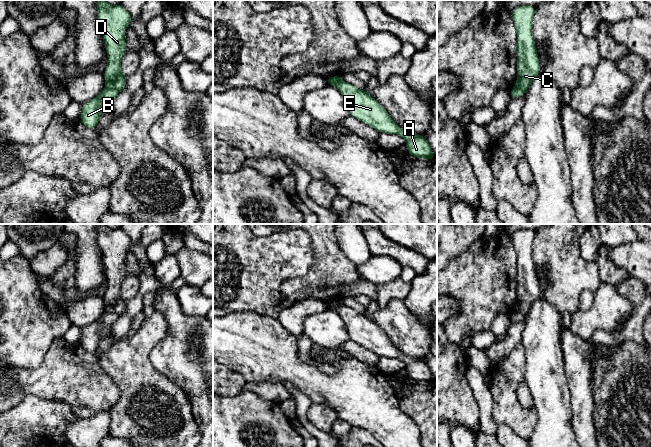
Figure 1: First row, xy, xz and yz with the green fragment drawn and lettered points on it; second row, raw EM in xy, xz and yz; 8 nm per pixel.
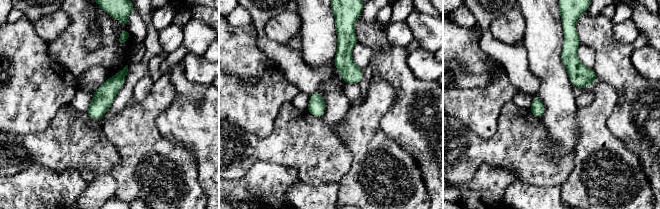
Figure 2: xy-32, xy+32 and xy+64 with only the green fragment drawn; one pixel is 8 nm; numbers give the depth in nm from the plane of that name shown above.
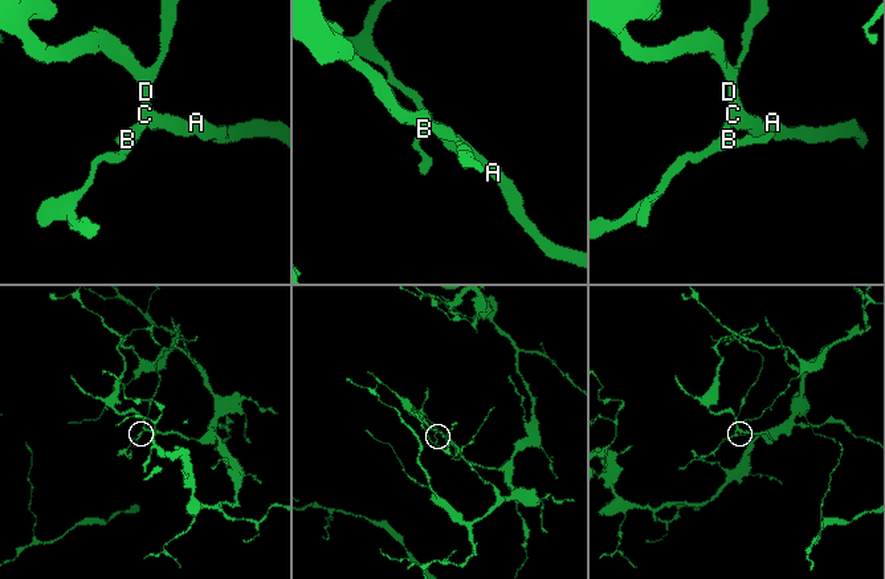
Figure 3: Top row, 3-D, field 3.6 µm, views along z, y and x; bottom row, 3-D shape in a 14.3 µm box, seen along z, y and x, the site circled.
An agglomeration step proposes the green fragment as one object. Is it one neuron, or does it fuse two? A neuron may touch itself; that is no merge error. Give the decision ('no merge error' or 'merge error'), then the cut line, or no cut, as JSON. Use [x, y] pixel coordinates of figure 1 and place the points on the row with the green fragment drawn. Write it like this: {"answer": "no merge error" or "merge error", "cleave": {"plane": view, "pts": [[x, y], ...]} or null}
{"answer": "merge error", "cleave": {"plane": "xy", "pts": [[106, 84], [118, 92]]}}

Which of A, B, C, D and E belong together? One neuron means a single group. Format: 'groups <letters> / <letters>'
groups A C D E / B

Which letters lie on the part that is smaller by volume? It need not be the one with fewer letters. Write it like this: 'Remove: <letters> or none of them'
Remove: B

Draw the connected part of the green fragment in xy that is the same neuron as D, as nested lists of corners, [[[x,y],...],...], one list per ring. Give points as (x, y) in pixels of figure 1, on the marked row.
[[[106,0],[97,2],[96,12],[103,29],[105,50],[108,56],[103,77],[106,85],[120,92],[127,85],[126,76],[121,71],[121,61],[128,51],[125,32],[132,18],[122,4],[110,5]]]

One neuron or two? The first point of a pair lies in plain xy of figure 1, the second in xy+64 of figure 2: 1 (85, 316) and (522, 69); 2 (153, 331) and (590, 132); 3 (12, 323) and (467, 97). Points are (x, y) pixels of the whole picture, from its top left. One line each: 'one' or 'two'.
1: one
2: one
3: one

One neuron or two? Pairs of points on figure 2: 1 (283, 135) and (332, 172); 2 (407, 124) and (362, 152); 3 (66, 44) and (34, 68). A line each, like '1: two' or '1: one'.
1: one
2: two
3: two

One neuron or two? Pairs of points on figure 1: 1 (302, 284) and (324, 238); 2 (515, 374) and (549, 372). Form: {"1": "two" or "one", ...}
{"1": "one", "2": "two"}

